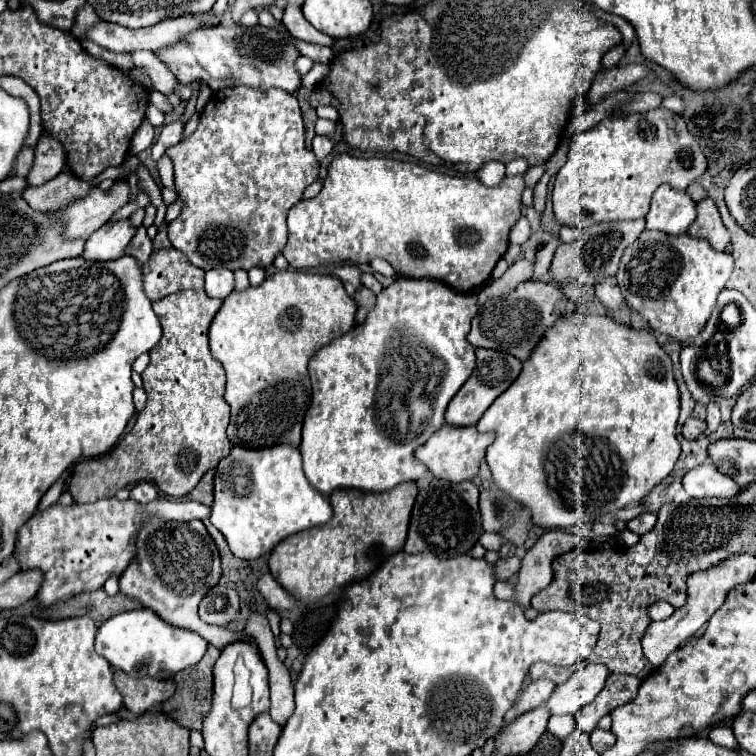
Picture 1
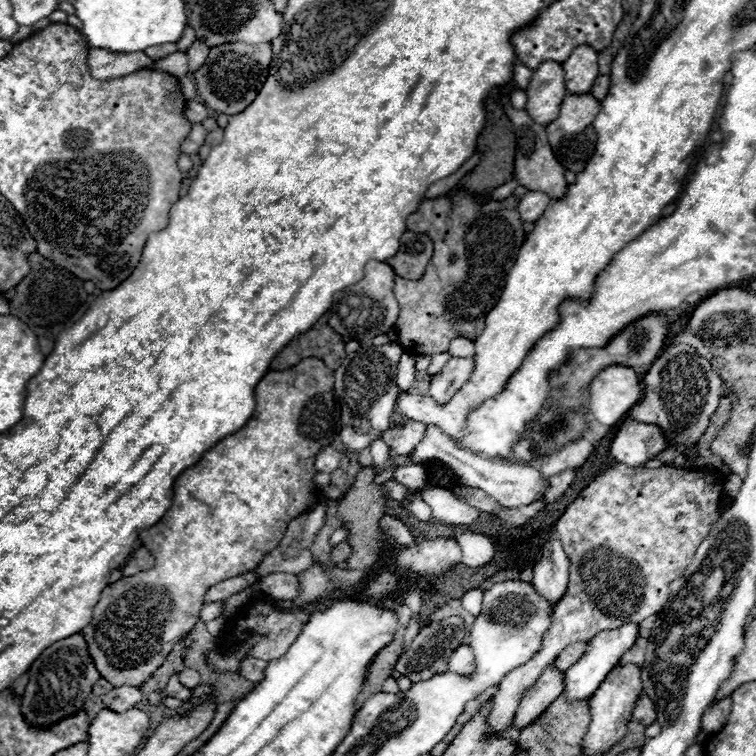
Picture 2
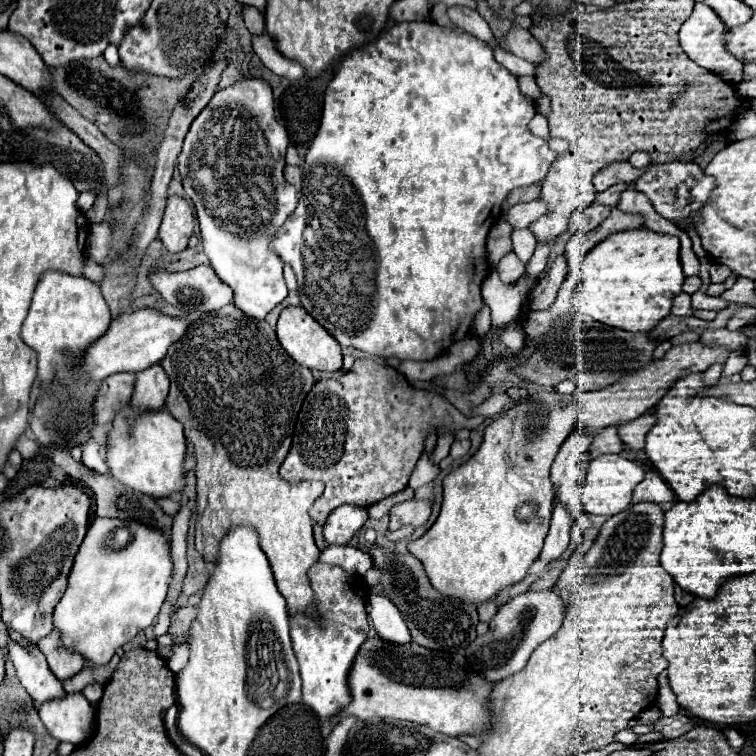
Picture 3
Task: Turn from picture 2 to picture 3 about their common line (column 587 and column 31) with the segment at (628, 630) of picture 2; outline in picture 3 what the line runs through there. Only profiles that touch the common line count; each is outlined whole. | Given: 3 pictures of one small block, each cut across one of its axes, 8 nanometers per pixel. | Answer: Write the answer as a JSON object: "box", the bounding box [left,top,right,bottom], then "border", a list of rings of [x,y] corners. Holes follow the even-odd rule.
{"box":[8,640,66,704],"border":[[[10,640],[8,656],[16,668],[22,686],[26,688],[26,692],[32,696],[36,704],[60,700],[66,696],[62,682],[50,672],[44,654],[36,646],[26,650]]]}

